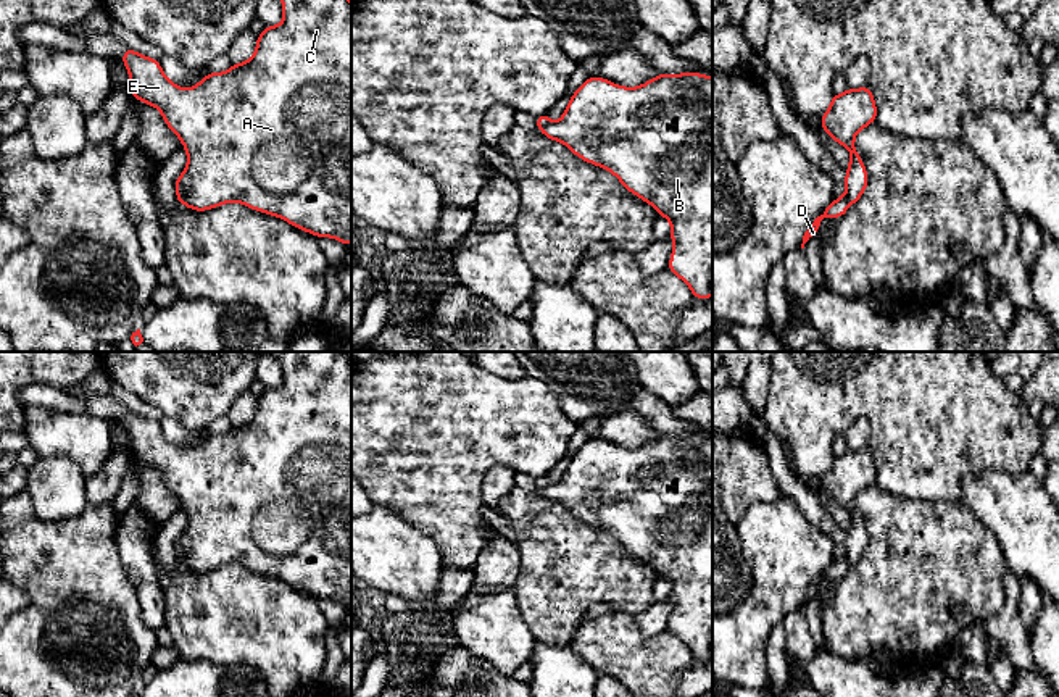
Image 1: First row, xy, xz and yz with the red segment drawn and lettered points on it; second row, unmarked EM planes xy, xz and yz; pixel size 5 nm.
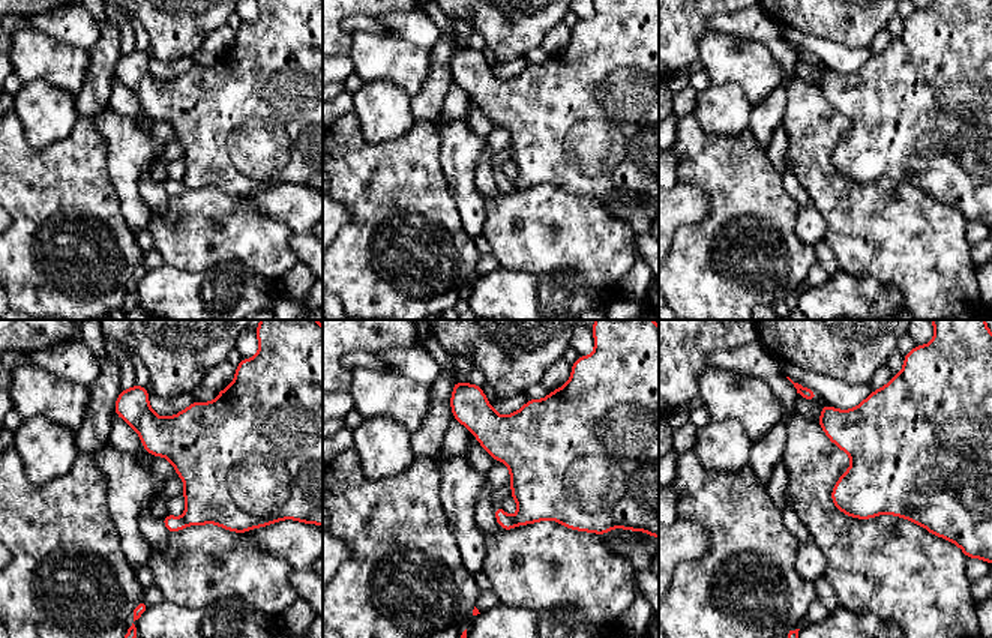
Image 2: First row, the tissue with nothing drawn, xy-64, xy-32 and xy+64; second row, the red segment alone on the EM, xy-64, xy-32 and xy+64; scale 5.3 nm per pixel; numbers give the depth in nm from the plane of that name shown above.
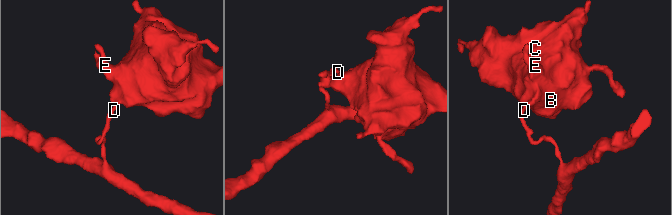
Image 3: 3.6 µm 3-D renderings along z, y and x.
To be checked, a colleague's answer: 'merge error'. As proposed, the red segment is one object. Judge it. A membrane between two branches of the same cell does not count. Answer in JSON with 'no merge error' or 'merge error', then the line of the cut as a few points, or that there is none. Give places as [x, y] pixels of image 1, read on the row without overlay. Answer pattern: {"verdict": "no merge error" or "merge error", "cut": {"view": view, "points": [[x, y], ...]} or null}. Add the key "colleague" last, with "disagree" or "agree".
{"verdict": "merge error", "cut": {"view": "xz", "points": [[550, 484], [539, 489]]}, "colleague": "agree"}

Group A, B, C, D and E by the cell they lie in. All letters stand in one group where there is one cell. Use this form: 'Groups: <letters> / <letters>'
Groups: A B C E / D

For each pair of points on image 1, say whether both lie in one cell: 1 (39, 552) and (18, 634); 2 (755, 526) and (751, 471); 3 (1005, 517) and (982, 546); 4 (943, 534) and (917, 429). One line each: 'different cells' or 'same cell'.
1: same cell
2: different cells
3: different cells
4: different cells

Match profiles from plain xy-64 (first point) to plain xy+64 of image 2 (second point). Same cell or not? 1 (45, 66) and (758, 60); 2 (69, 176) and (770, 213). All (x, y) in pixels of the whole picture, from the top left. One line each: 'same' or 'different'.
1: same
2: same

